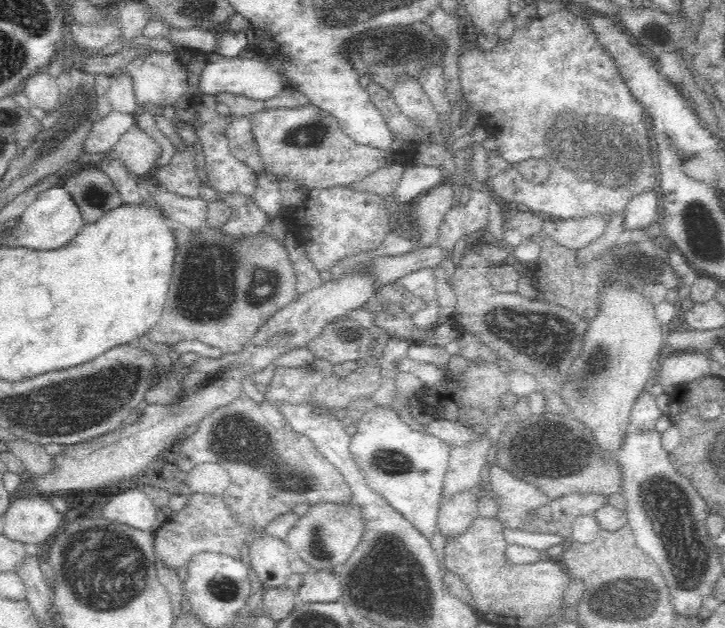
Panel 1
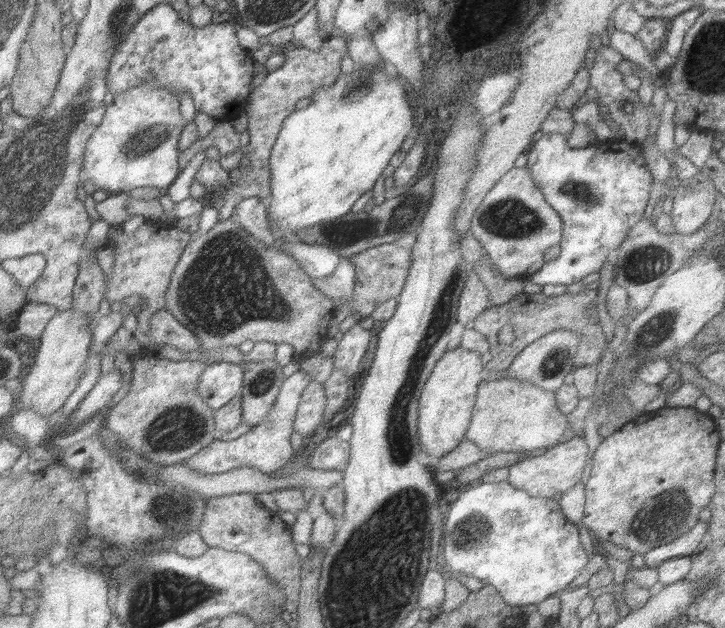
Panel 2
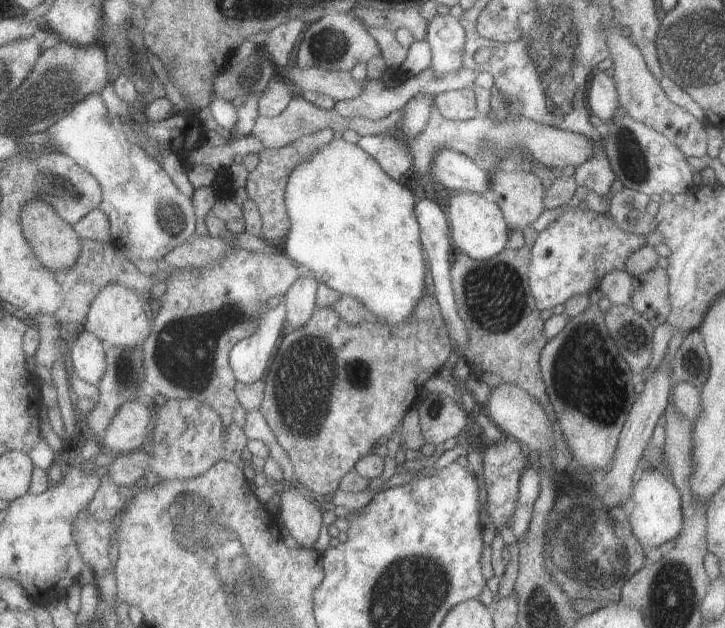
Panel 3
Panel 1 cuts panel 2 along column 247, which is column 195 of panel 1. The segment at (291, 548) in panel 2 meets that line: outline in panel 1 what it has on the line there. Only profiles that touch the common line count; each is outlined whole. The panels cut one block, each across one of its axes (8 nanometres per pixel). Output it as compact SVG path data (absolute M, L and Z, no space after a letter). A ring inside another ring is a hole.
M188 494L188 504L180 512L166 510L166 522L160 526L158 532L154 532L154 552L156 558L164 560L170 568L186 568L190 558L198 552L216 552L232 556L240 562L240 558L246 554L246 542L250 540L248 530L238 524L228 508L222 502L222 496L208 496L208 494Z

